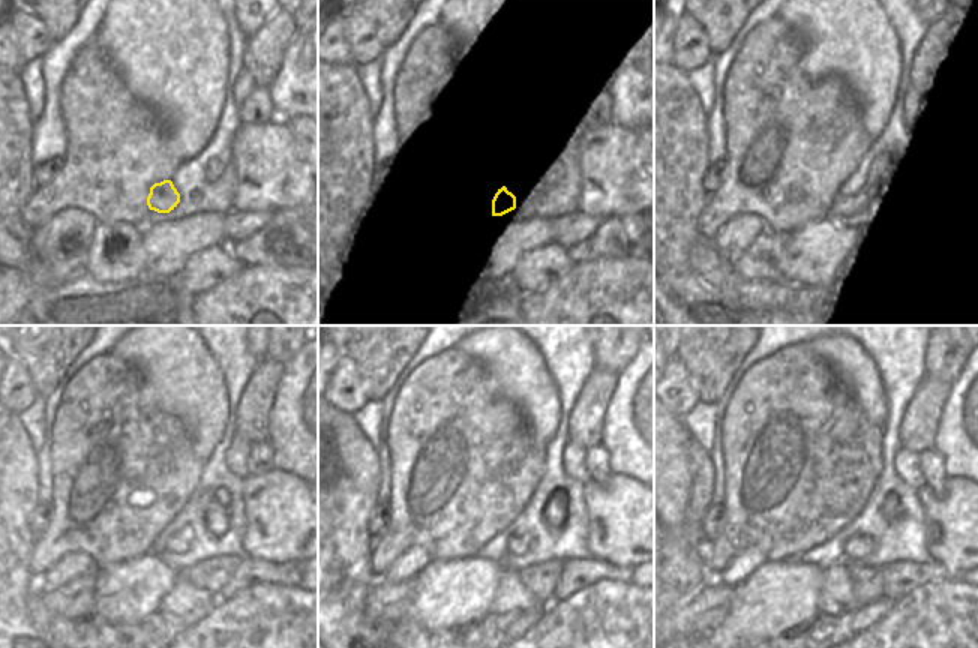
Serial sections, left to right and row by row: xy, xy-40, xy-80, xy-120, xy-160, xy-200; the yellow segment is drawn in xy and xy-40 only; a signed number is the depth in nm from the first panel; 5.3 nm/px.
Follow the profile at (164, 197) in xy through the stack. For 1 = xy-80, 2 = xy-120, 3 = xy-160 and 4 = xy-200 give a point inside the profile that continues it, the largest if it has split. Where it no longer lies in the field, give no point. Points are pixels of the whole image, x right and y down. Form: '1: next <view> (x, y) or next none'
1: next xy-80 (843, 204)
2: next xy-120 (179, 543)
3: next xy-160 (519, 545)
4: next xy-200 (857, 548)

